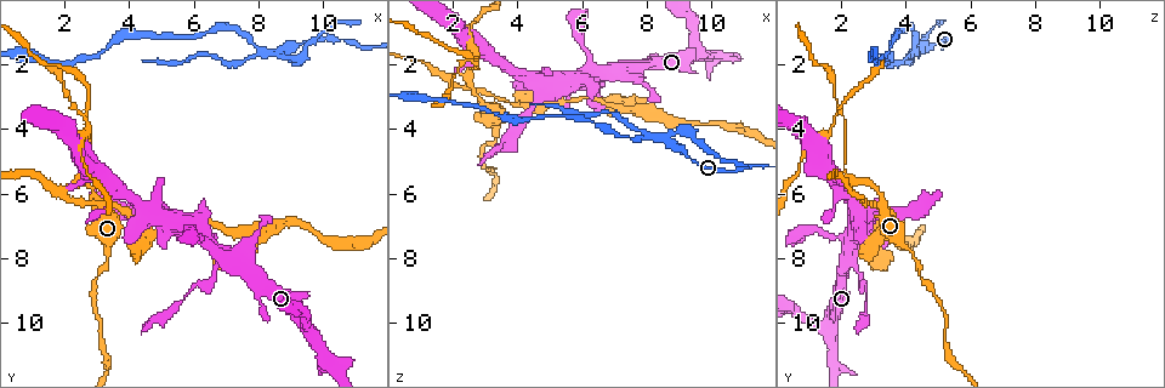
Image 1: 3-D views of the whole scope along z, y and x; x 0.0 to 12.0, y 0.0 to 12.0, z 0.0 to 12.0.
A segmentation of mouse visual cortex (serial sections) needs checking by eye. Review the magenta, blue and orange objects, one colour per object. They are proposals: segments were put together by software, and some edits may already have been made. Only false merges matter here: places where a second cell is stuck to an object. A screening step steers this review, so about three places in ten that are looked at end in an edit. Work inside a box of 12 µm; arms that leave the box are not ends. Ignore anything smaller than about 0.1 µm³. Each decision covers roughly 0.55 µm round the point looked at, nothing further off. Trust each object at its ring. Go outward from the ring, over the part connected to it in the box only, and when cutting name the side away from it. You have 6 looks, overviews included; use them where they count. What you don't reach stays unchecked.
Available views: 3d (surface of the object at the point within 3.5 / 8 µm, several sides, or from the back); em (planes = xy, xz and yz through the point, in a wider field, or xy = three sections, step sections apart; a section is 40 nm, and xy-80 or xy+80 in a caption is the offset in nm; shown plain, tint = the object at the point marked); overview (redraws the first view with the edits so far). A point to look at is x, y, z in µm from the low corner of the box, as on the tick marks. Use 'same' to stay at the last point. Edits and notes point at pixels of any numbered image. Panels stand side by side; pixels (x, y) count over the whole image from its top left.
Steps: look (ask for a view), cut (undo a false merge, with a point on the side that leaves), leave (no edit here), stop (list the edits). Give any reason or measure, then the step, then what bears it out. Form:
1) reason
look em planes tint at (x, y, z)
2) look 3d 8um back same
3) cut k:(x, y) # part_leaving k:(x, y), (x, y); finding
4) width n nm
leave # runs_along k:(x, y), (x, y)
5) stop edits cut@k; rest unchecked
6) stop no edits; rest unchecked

sharp bend
look 3d 8um at (1.7, 6.0, 2.4)

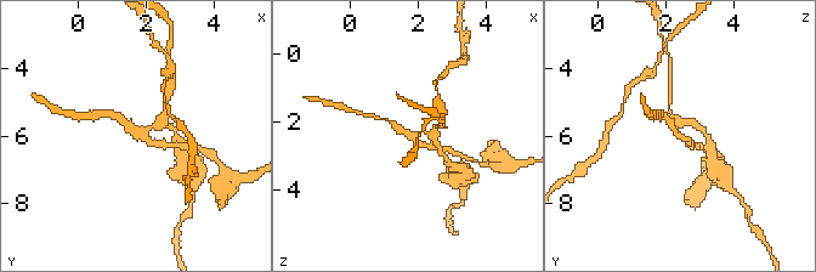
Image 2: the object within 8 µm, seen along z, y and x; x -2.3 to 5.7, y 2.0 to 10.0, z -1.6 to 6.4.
arms 3; arm_widths 150, 200, 250 nm
look em xy step 2 tint at (1.7, 6.0, 2.4)

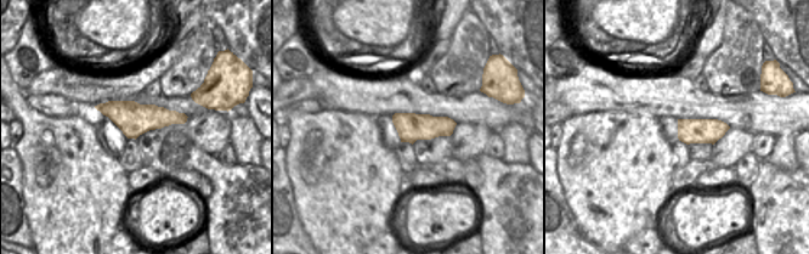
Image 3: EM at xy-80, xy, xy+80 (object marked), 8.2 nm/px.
cut 2:(158, 143) # part_leaving 2:(151, 130), (146, 139), (180, 146); two cells meet here

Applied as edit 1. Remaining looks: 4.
see it whole again
look overview

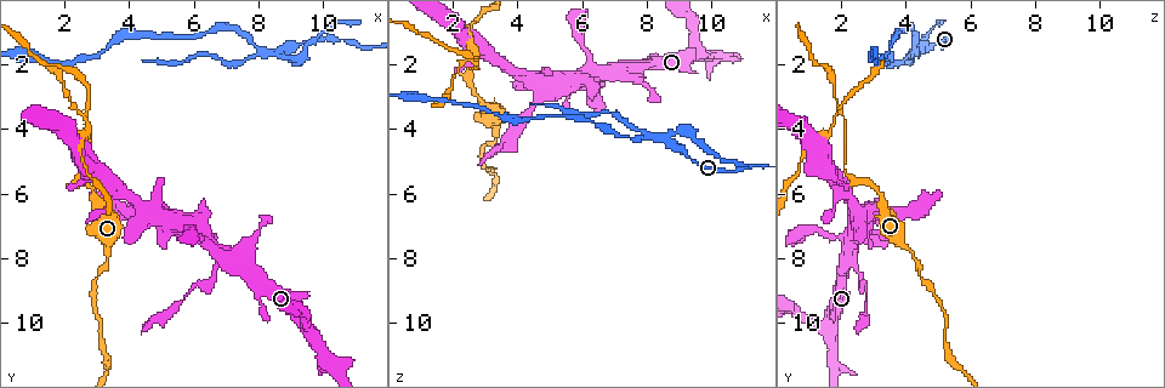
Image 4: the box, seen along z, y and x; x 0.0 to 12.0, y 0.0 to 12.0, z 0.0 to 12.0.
thick turns thin
look 3d 3.5um back at (2.6, 3.5, 1.9)

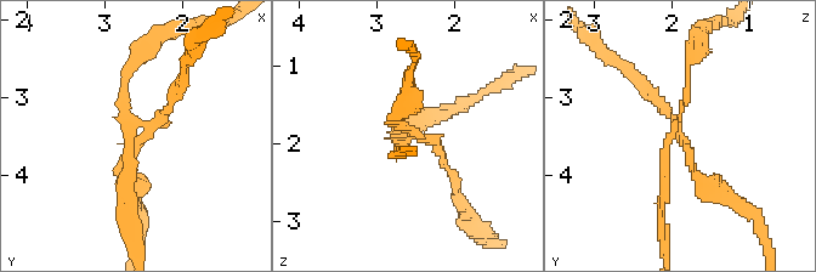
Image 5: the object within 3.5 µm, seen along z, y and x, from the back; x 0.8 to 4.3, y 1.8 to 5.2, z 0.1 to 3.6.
look em xy step 5 tint at (2.65, 3.45, 2.00)

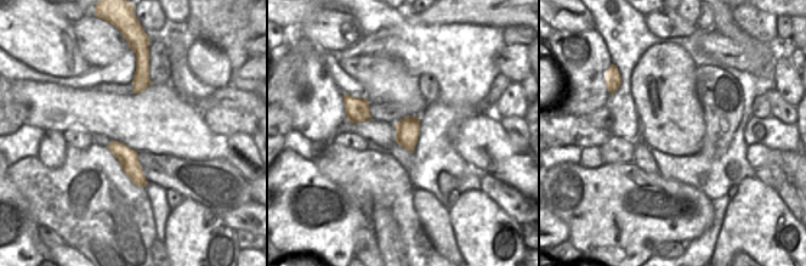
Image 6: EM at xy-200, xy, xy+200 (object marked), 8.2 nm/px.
cut 5:(651, 92) # part_leaving 5:(680, 134), (701, 179), (751, 209); a second cell is stuck on

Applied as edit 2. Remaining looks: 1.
stop edits cut@2, cut@5; rest unchecked

